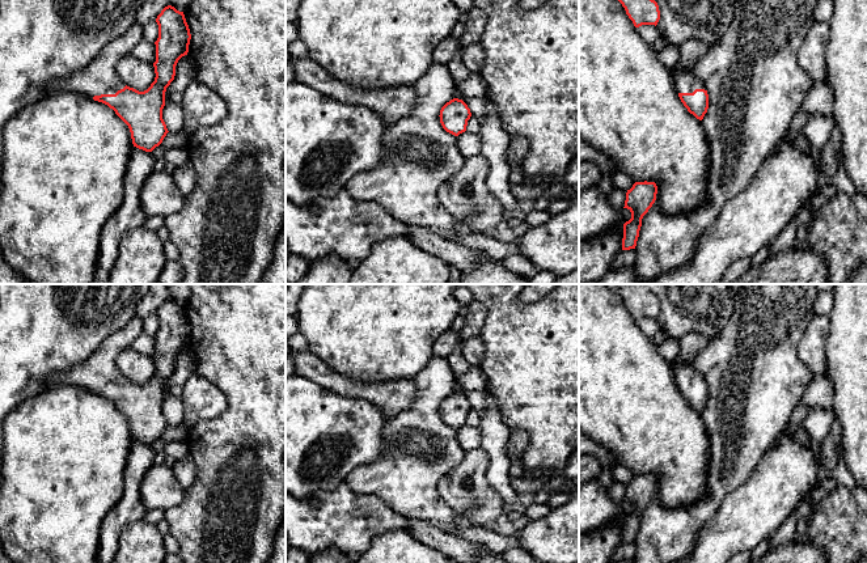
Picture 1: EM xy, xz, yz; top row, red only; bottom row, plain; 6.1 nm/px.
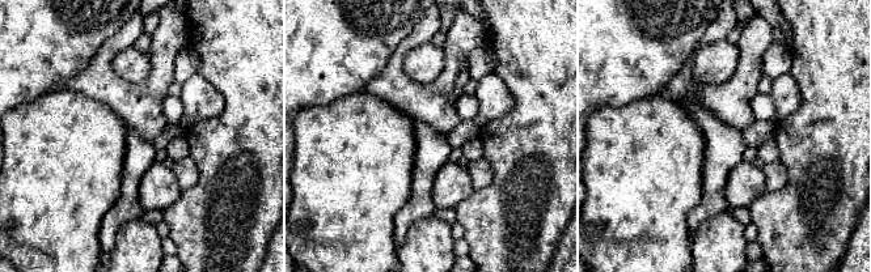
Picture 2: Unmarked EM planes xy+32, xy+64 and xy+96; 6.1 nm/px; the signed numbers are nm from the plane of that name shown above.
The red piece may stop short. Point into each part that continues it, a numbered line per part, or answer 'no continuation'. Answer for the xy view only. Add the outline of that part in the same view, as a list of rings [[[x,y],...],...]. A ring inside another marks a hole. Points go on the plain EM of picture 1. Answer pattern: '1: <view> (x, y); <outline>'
1: xy (98, 371); [[[134,317],[123,329],[106,338],[85,360],[65,372],[52,373],[47,384],[72,385],[88,391],[101,388],[115,388],[126,377],[117,368],[117,356],[141,333],[143,319]]]

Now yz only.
1: yz (692, 343); [[[689,333],[680,340],[680,352],[672,363],[677,386],[693,386],[695,382],[705,382],[705,377],[690,364],[709,343],[709,338],[702,334]]]

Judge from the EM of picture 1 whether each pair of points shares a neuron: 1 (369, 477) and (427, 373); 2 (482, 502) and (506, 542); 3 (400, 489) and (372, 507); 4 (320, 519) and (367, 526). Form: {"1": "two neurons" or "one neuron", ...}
{"1": "one neuron", "2": "two neurons", "3": "two neurons", "4": "one neuron"}

